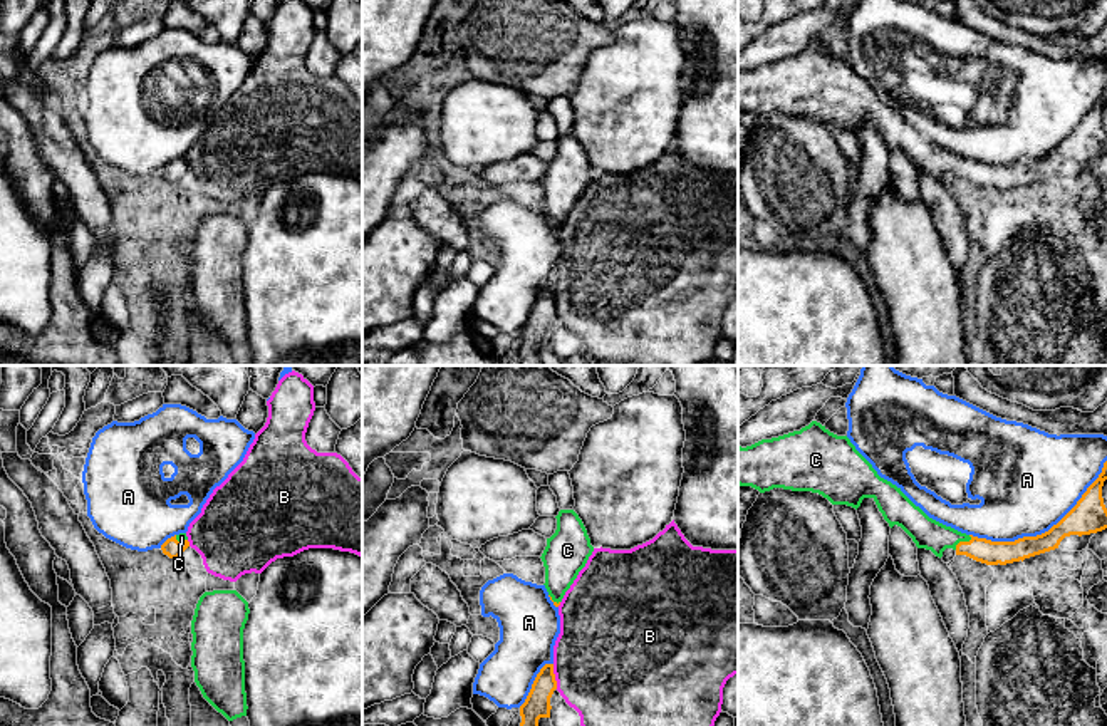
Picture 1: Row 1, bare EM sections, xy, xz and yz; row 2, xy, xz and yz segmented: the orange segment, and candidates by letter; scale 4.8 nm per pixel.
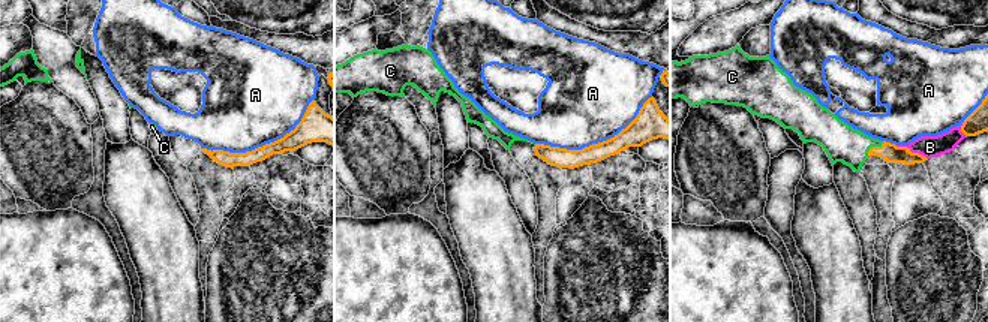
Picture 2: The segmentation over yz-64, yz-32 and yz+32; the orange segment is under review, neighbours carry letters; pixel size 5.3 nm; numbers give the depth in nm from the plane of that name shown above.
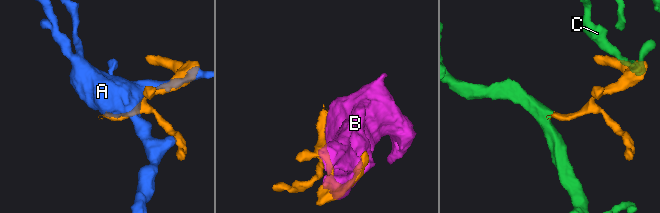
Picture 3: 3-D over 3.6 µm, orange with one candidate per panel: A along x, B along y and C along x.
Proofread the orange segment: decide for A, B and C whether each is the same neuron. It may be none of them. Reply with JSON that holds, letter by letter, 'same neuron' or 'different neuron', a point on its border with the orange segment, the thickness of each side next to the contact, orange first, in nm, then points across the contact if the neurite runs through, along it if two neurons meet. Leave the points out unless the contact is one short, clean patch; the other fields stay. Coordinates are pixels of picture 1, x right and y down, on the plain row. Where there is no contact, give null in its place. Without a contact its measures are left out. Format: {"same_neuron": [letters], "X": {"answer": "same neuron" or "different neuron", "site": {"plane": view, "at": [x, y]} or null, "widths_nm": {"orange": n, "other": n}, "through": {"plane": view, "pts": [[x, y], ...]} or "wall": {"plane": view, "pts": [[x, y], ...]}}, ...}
{"same_neuron": ["C"], "A": {"answer": "different neuron", "site": {"plane": "yz", "at": [1045, 156]}, "widths_nm": {"orange": 170, "other": 480}}, "B": {"answer": "different neuron", "site": {"plane": "xz", "at": [554, 300]}, "widths_nm": {"orange": 130, "other": 500}}, "C": {"answer": "same neuron", "site": {"plane": "yz", "at": [961, 166]}, "widths_nm": {"orange": 120, "other": 150}, "through": {"plane": "yz", "pts": [[983, 175], [961, 166], [928, 158]]}}}

